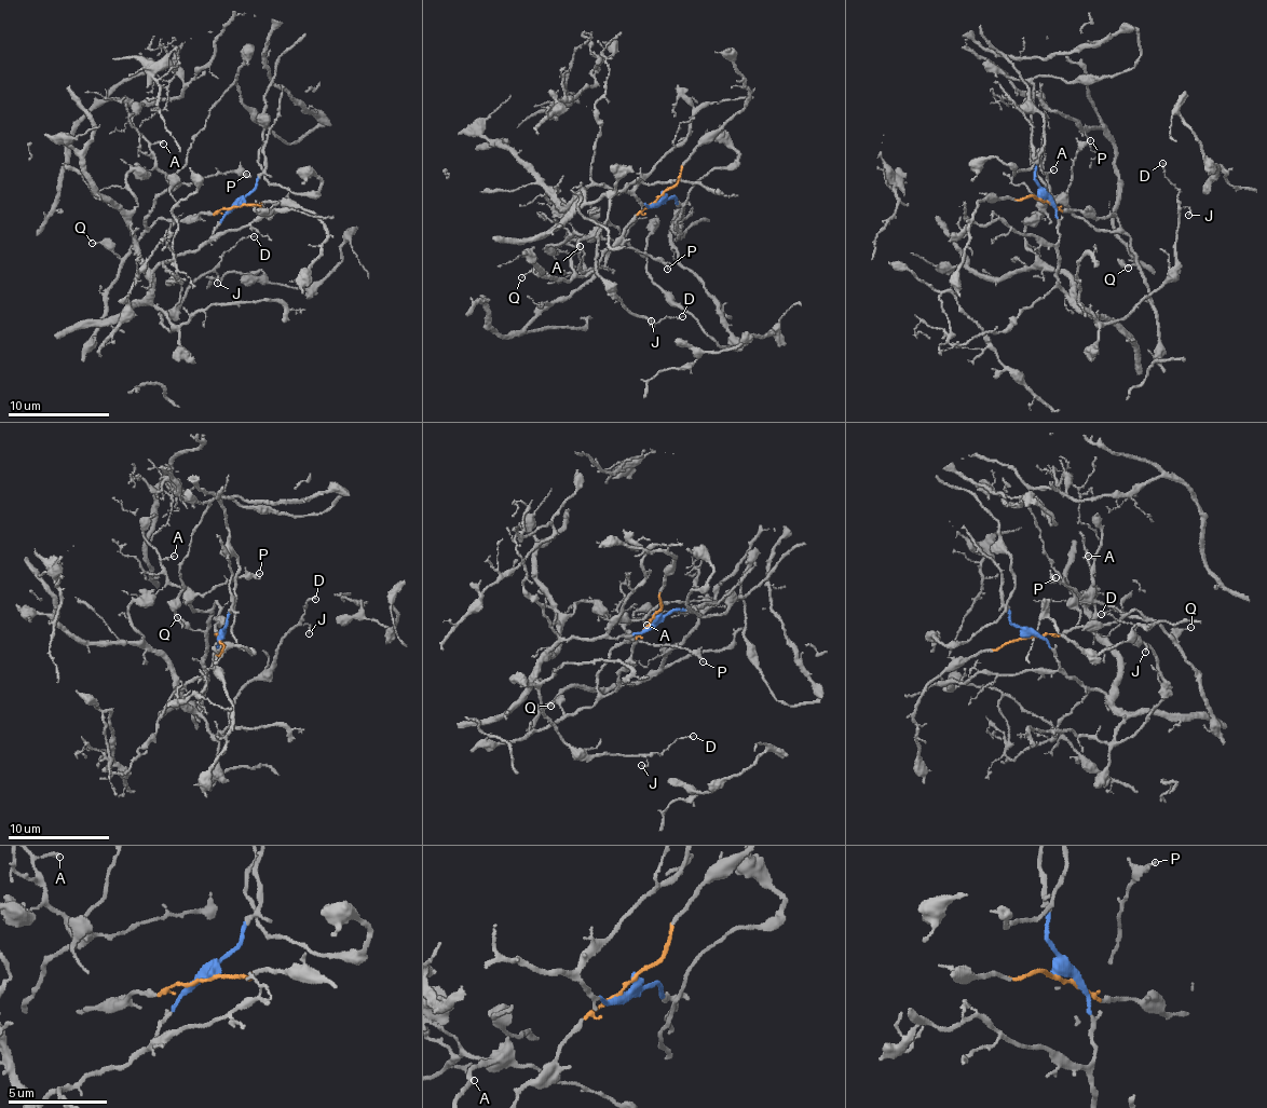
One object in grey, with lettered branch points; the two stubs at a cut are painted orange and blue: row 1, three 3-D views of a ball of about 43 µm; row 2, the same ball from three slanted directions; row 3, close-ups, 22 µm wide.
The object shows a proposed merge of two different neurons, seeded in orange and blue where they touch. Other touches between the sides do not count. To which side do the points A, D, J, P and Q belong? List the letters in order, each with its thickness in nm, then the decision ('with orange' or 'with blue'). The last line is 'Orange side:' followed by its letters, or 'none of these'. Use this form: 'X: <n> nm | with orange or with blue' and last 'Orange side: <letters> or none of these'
A: 150 nm | with orange
D: 100 nm | with blue
J: 120 nm | with blue
P: 200 nm | with orange
Q: 80 nm | with orange
Orange side: A, P, Q

